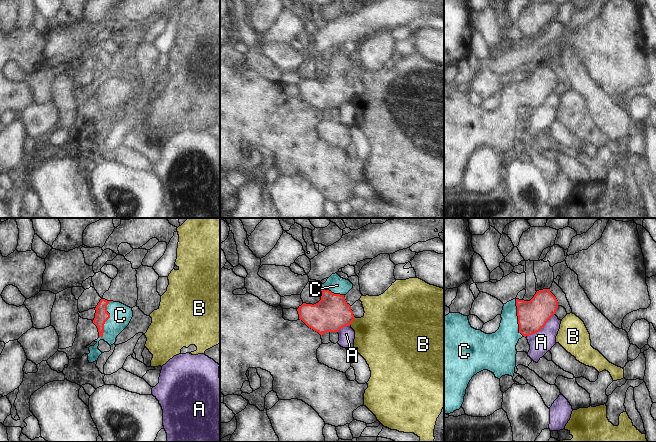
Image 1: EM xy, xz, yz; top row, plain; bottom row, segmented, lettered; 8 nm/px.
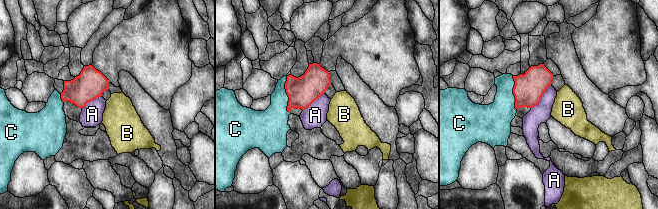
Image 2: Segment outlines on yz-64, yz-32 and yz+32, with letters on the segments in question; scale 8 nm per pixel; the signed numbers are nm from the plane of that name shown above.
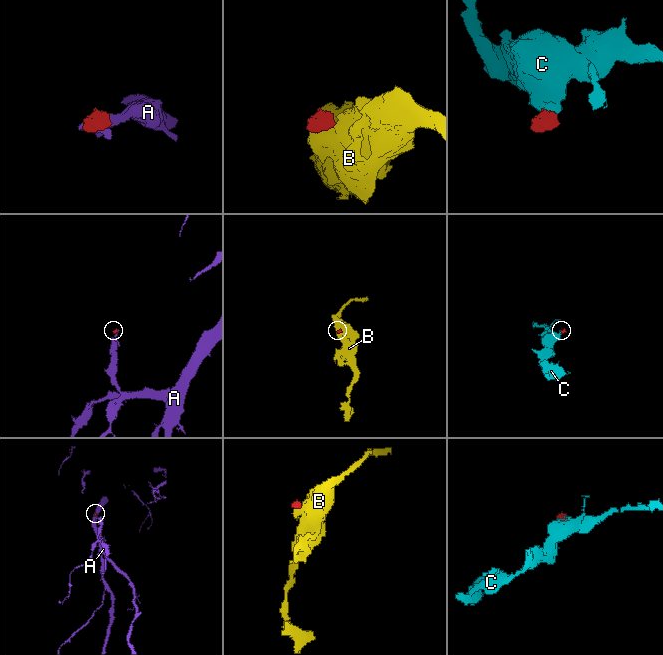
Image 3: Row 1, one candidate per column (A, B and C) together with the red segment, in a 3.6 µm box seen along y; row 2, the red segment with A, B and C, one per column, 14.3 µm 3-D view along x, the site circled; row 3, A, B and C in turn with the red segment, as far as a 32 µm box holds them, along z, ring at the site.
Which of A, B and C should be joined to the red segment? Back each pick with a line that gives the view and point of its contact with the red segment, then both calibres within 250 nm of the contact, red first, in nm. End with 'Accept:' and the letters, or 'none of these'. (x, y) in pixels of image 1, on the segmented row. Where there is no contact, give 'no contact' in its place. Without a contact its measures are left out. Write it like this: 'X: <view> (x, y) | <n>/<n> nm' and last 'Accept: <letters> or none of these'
C: xy (108, 318) | 110/180 nm
Accept: C

